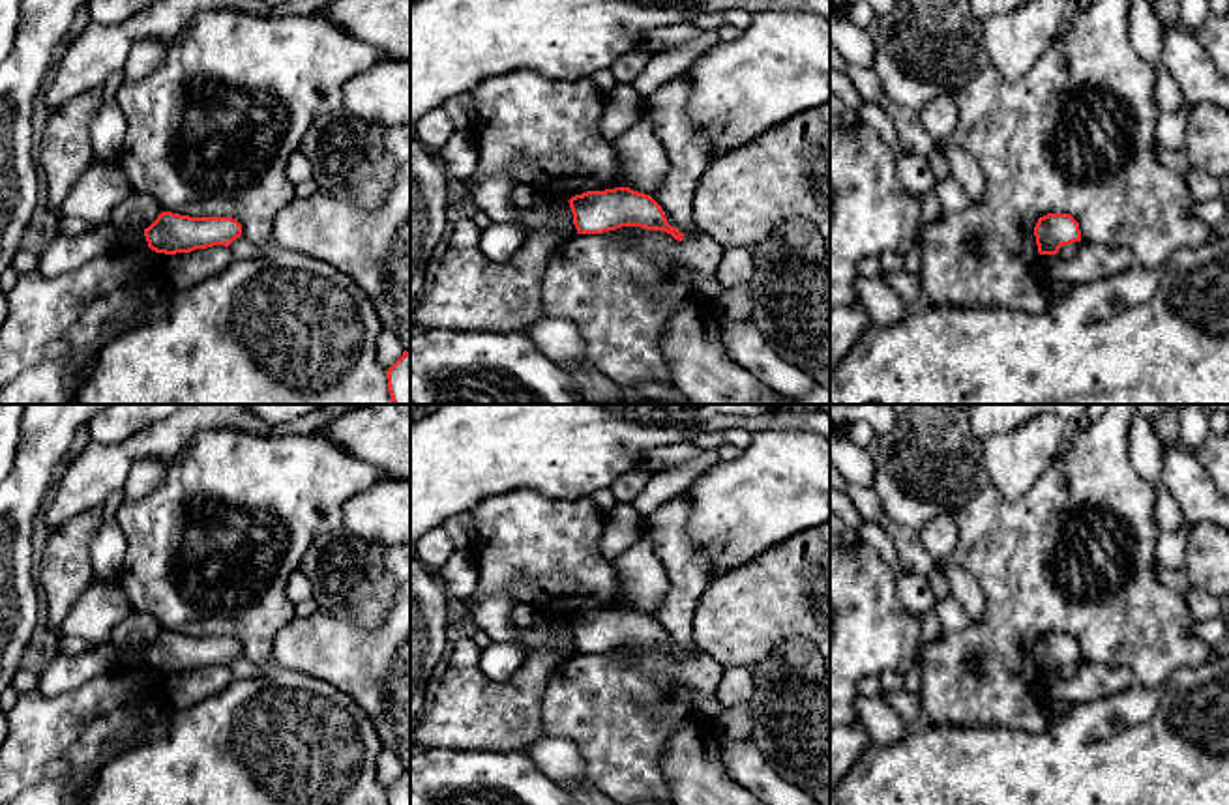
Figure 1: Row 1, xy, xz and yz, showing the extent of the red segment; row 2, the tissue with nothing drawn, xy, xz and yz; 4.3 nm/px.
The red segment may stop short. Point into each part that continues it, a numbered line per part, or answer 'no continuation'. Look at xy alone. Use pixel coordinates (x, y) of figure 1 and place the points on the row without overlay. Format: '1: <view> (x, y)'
no continuation

